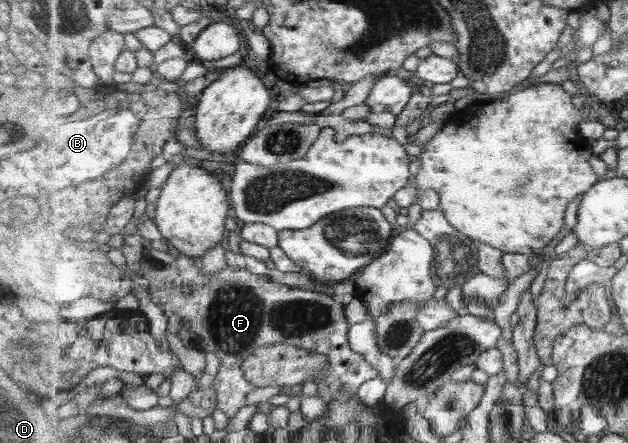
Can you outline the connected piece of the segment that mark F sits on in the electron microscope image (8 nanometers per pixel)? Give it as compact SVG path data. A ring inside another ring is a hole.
M144 213L137 224L136 233L127 235L123 233L123 238L124 244L120 251L126 258L127 267L132 274L137 274L149 280L147 291L151 295L152 302L159 306L169 319L174 316L180 320L184 319L188 328L197 335L196 347L202 351L213 351L221 359L221 369L217 373L214 383L218 392L218 408L227 417L233 417L247 405L263 403L282 394L282 389L279 387L273 387L272 389L254 387L245 377L242 370L243 362L246 361L249 352L261 346L288 343L289 345L302 347L307 351L326 355L330 363L326 376L319 376L316 382L319 385L319 396L327 401L333 400L339 394L341 388L357 395L363 383L378 377L378 370L363 355L349 347L349 341L347 340L349 323L347 323L347 317L345 317L345 306L341 304L339 298L333 295L330 296L329 293L318 293L317 291L277 283L277 281L272 281L269 276L256 275L251 273L249 269L237 268L237 266L226 265L219 273L203 274L204 259L183 255L179 249L173 247L171 243L167 243L159 226ZM153 241L166 242L168 251L163 253L163 251L155 249Z

